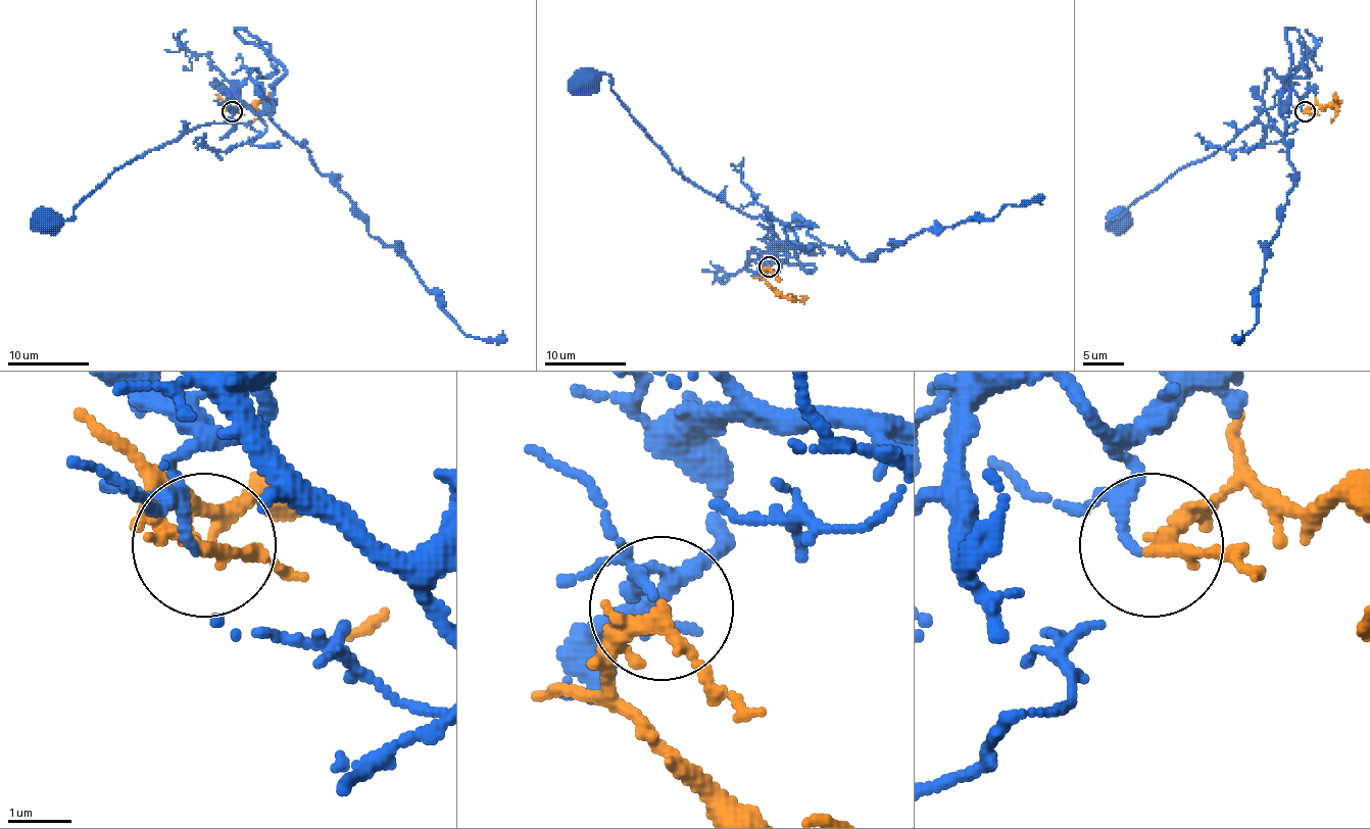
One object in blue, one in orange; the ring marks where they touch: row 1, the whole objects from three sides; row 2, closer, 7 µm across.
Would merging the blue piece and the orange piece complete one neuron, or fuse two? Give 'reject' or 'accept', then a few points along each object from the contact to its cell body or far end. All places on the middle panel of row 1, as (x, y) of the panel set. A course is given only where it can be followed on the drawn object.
accept | blue via (768, 265), (776, 255), (774, 227), (686, 180), (610, 88), (606, 74), (586, 78) | orange via (770, 267), (764, 278), (778, 292), (800, 300), (808, 298)

